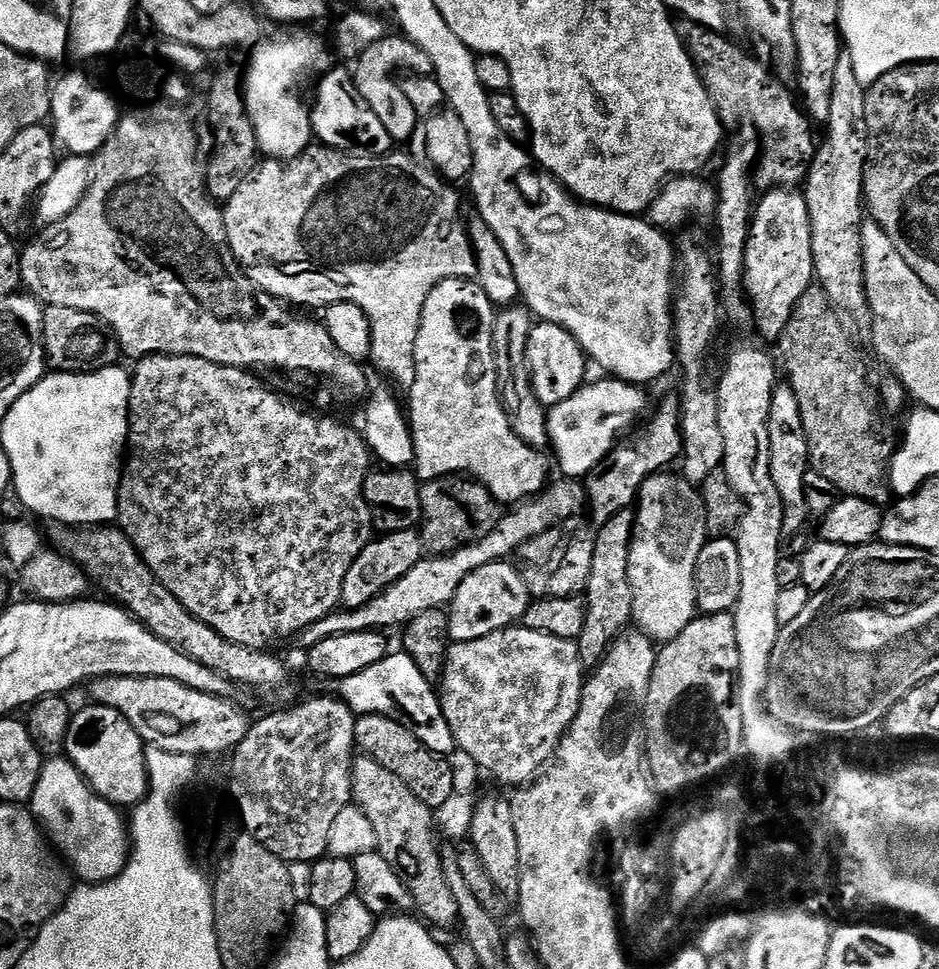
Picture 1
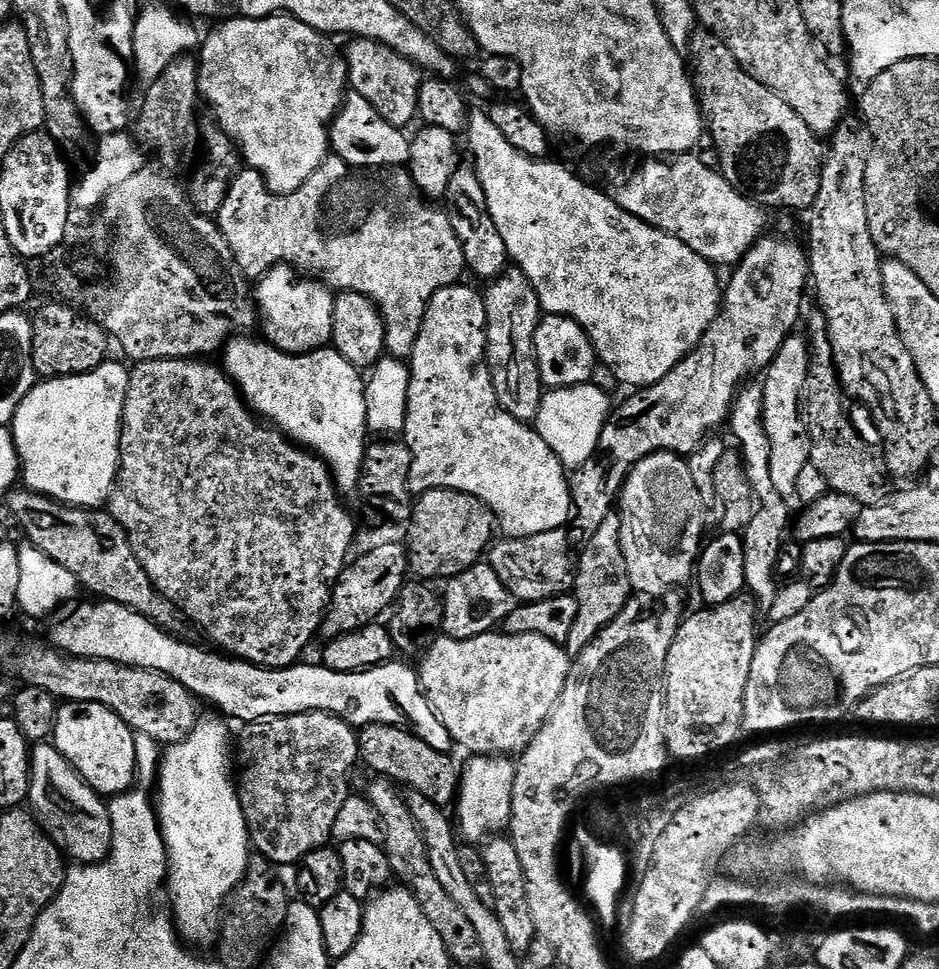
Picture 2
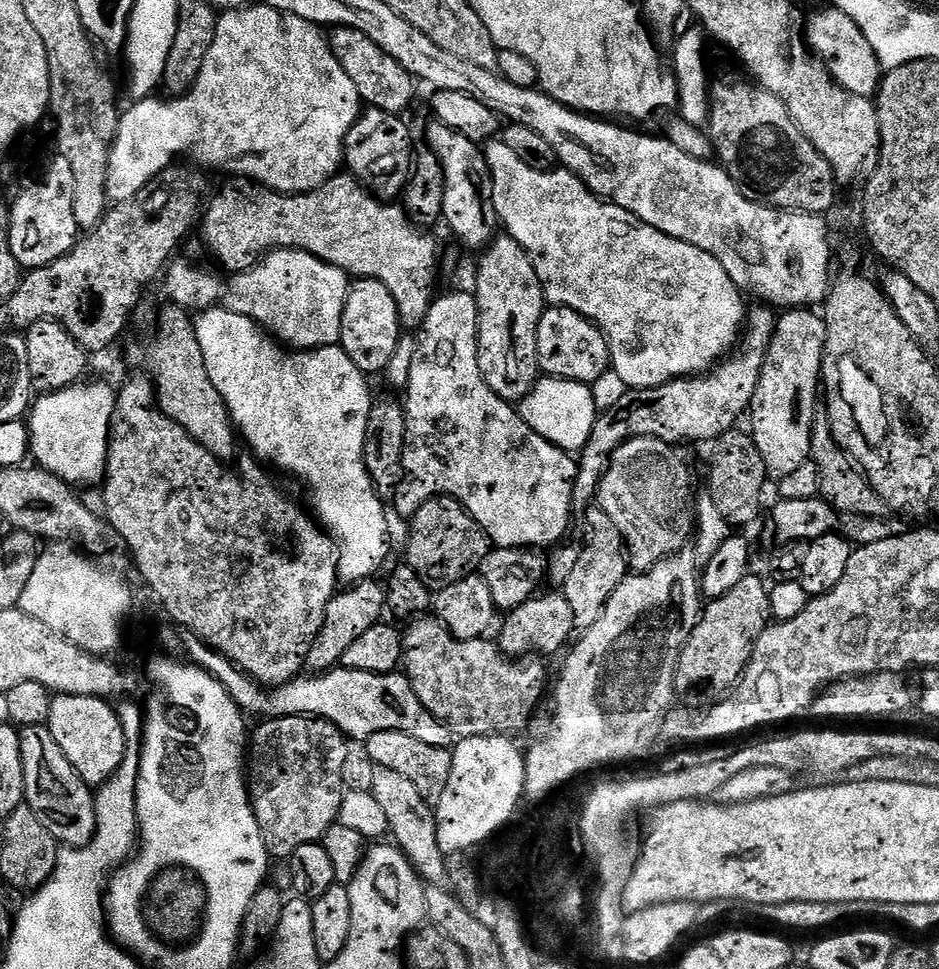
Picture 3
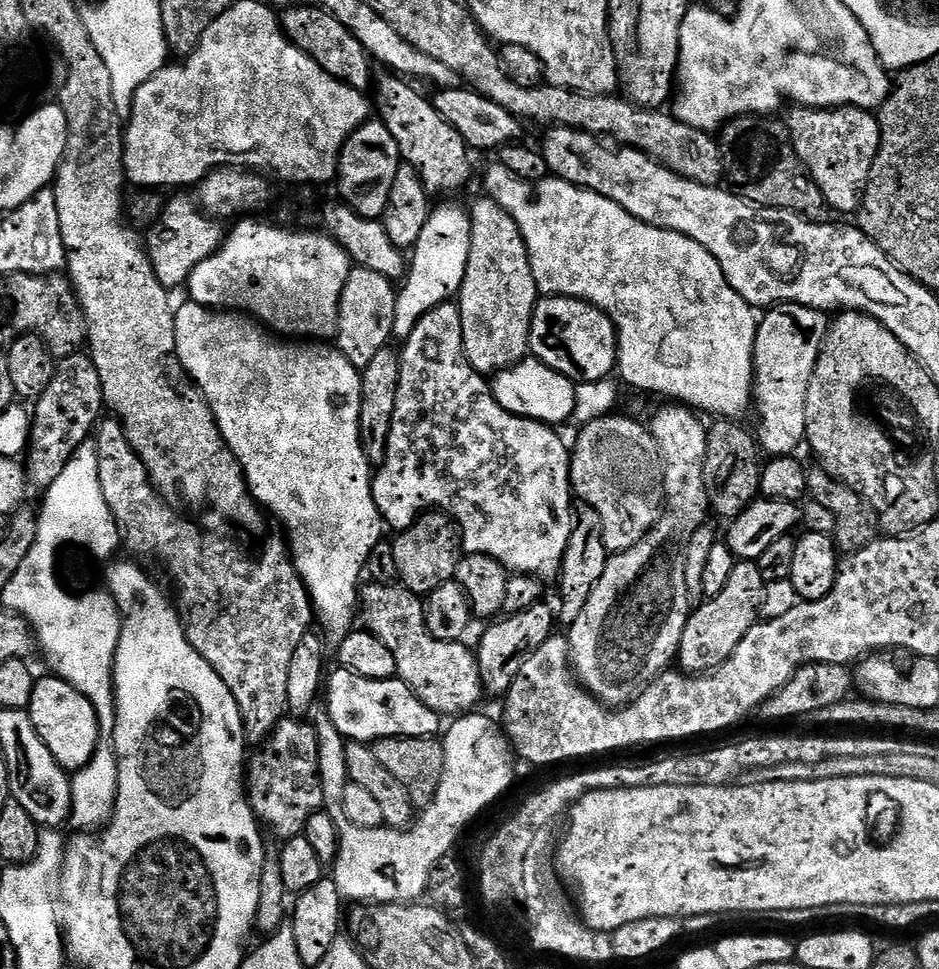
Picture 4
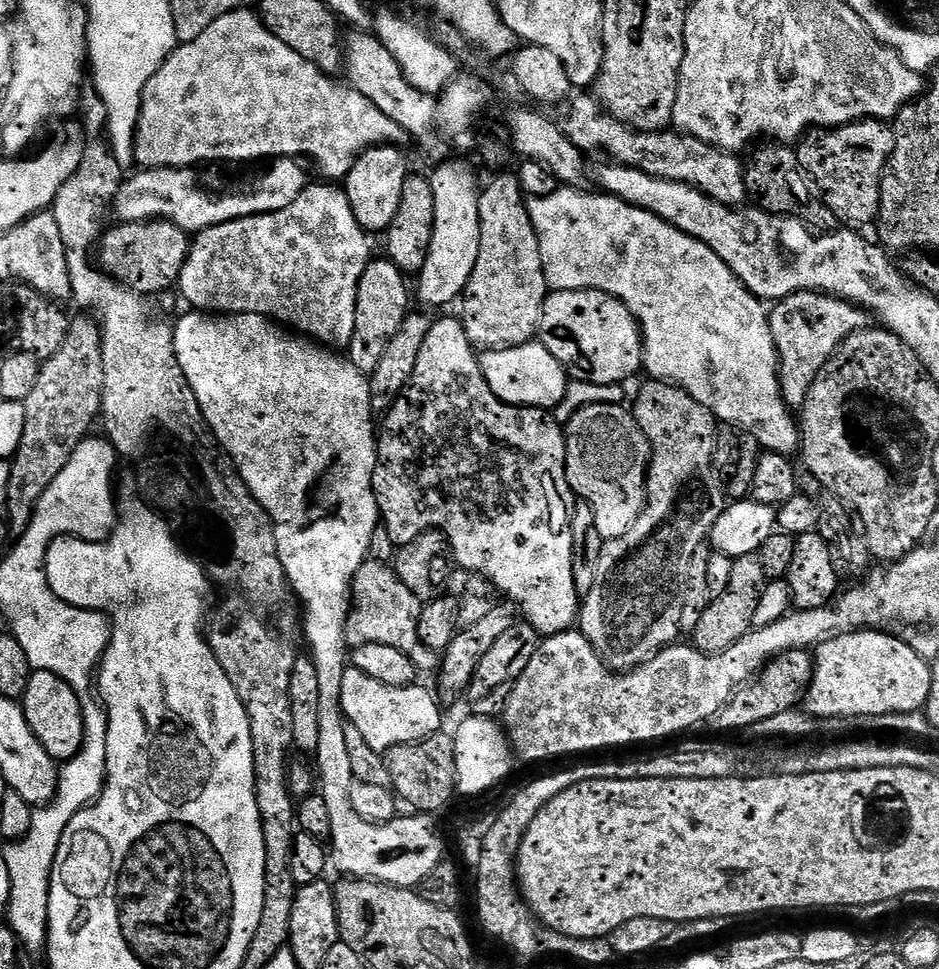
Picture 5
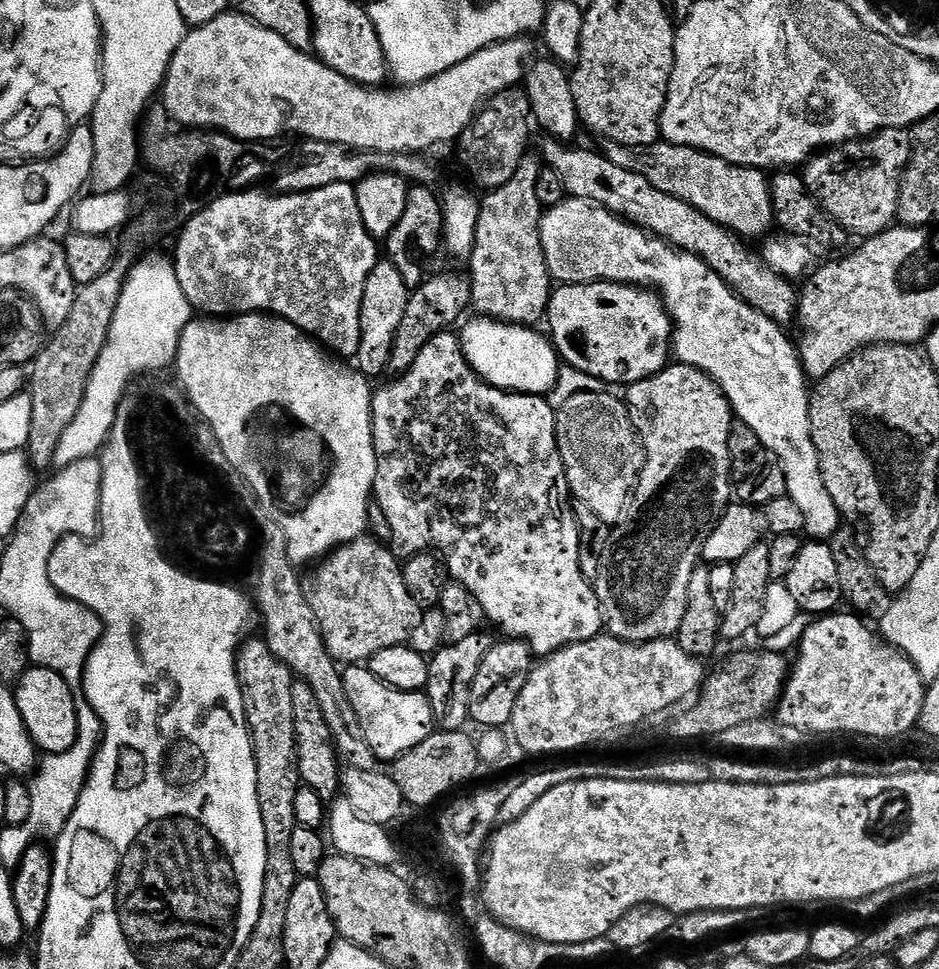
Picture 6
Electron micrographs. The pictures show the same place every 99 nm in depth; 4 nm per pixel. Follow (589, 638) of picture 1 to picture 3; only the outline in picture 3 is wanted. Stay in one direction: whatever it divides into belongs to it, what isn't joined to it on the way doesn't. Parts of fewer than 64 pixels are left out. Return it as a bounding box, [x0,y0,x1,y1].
[562,515,626,626]

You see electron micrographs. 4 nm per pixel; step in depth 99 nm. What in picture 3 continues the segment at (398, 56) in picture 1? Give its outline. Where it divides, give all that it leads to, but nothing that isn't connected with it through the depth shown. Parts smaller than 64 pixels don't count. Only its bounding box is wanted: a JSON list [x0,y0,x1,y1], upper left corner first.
[330,26,418,116]

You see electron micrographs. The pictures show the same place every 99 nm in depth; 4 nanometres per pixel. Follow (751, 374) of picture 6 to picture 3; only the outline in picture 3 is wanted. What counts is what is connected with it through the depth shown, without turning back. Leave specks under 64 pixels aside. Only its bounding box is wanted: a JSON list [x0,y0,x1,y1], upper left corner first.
[484,139,746,389]

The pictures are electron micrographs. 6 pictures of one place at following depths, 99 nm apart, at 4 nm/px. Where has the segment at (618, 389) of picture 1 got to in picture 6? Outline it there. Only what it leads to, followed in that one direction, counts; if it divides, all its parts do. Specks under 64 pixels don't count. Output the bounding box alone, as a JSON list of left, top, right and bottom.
[459,318,562,396]

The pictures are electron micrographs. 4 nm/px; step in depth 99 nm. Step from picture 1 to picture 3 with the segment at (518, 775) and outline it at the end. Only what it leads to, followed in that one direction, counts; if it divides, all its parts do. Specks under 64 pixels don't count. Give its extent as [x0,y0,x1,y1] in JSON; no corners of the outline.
[402,618,548,737]

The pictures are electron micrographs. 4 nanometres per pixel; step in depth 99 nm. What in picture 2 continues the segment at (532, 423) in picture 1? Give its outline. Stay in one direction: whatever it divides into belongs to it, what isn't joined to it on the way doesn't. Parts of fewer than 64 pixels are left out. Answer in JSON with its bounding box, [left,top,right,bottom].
[483,266,546,421]

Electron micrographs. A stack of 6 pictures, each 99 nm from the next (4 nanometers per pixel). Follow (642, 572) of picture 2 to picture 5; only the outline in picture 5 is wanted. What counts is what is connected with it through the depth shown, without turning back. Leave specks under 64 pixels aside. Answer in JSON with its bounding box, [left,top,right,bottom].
[564,404,652,541]

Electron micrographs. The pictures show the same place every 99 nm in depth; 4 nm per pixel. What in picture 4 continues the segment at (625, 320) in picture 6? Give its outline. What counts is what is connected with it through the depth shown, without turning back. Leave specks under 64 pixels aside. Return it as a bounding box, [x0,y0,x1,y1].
[531,294,618,385]

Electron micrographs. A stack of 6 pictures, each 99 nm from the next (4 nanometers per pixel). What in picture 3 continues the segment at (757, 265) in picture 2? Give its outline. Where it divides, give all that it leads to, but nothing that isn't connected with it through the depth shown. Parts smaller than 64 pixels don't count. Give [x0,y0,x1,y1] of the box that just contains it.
[572,304,777,515]

